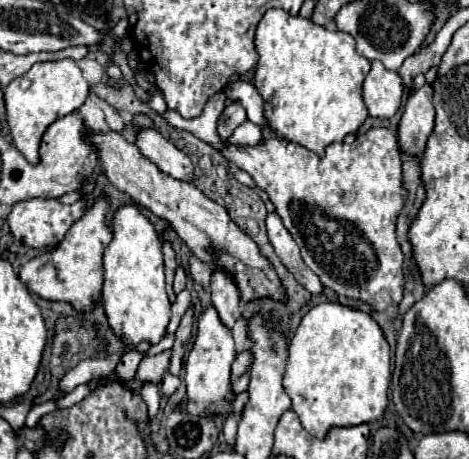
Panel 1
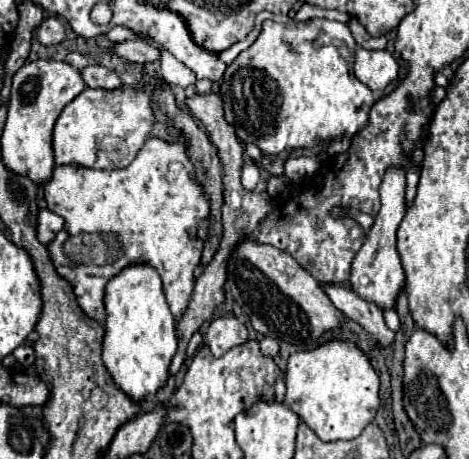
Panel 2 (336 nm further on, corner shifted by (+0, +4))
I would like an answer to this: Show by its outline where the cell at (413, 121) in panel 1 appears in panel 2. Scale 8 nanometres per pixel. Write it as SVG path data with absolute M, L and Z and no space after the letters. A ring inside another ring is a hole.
M389 166L385 176L383 176L381 188L379 188L381 210L375 216L375 222L373 222L367 238L365 238L365 244L361 246L361 250L357 252L357 256L351 262L351 274L349 274L351 288L357 294L361 294L361 298L375 302L381 308L393 308L395 306L395 298L397 298L397 294L405 282L401 258L399 258L397 248L395 248L395 234L397 234L397 228L399 228L399 224L405 216L405 210L407 210L405 188L407 188L405 168Z

